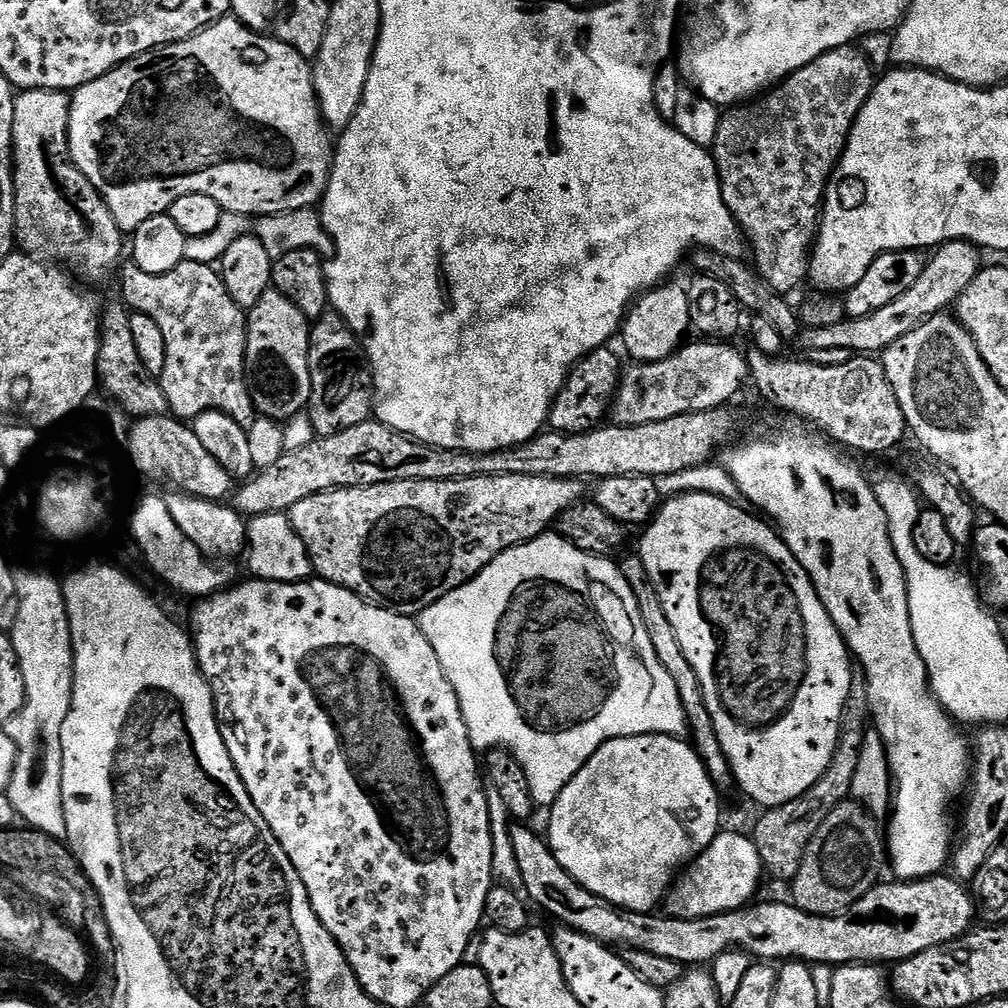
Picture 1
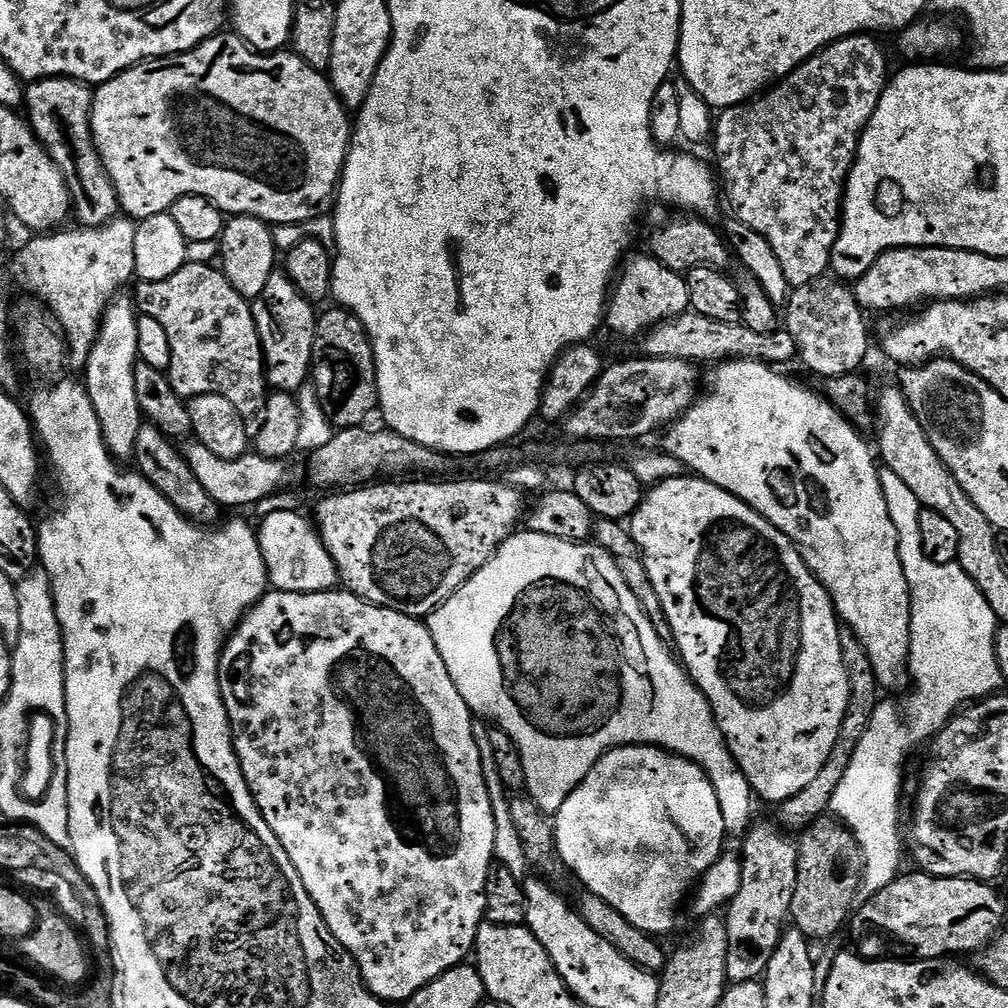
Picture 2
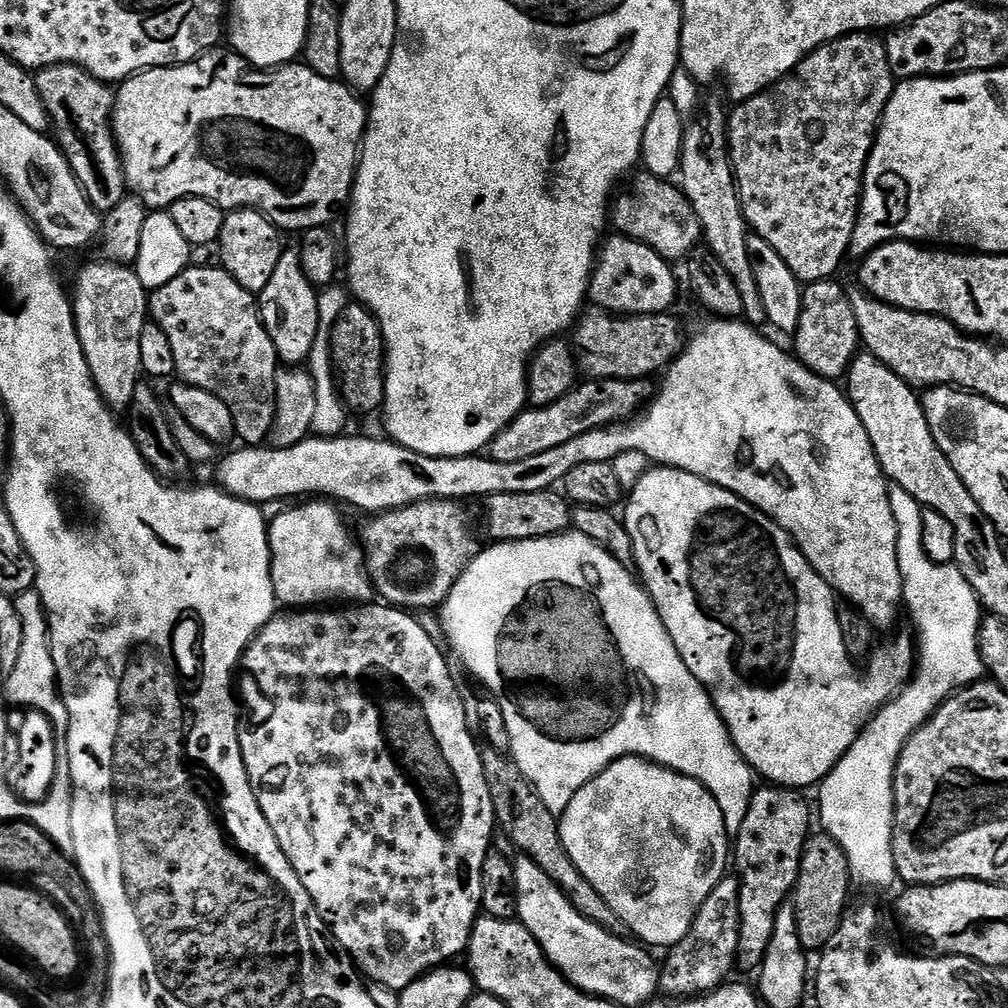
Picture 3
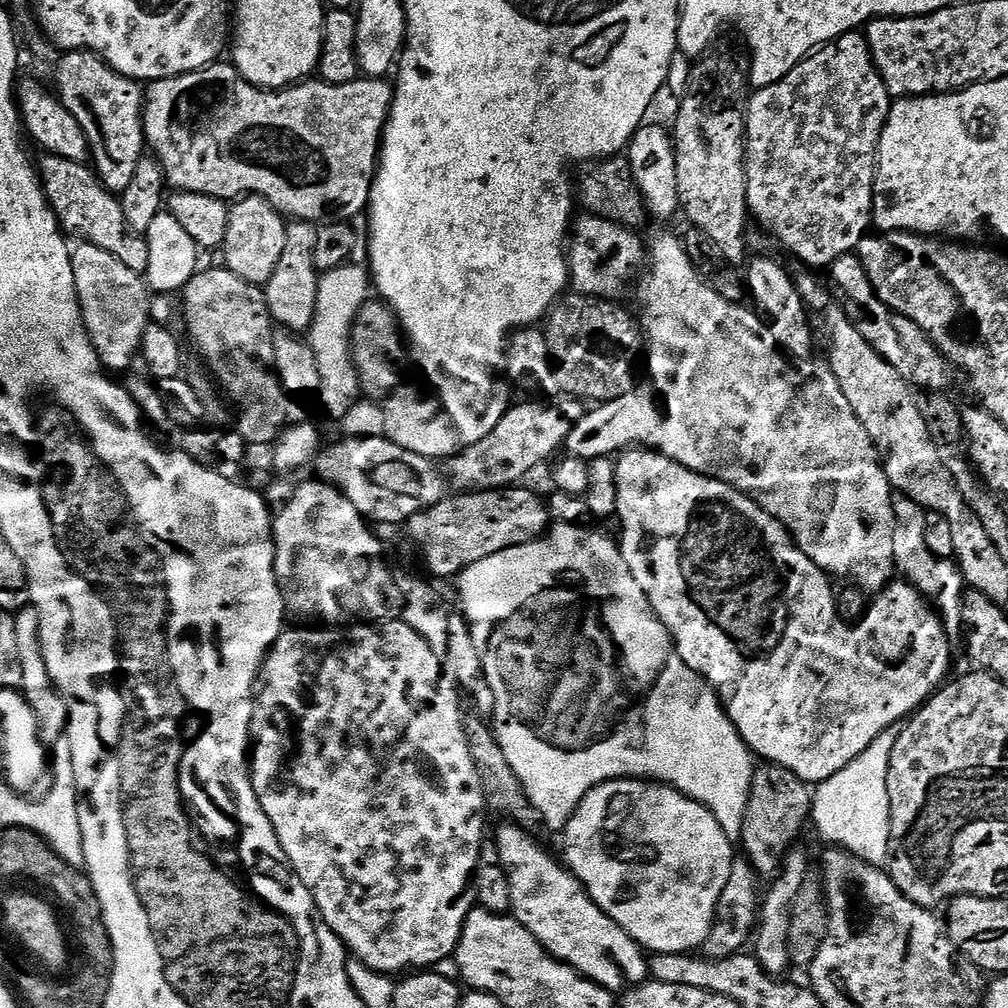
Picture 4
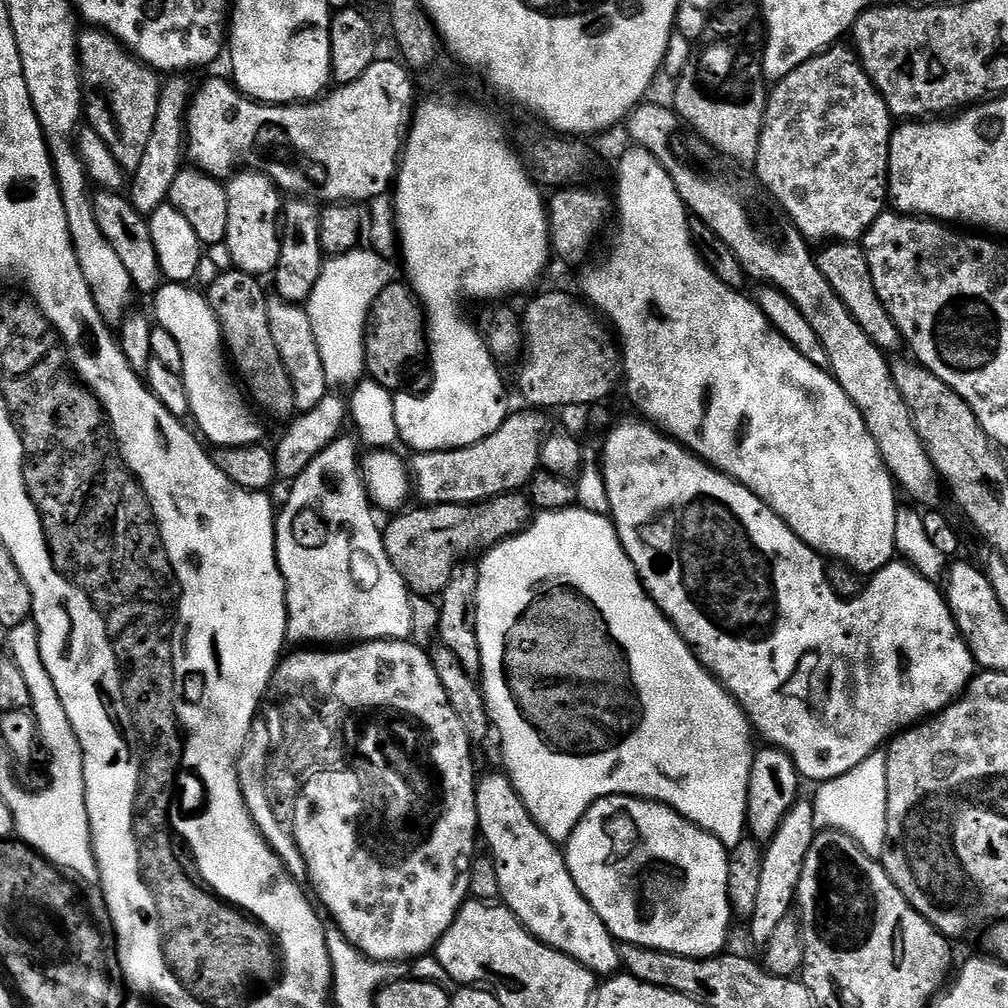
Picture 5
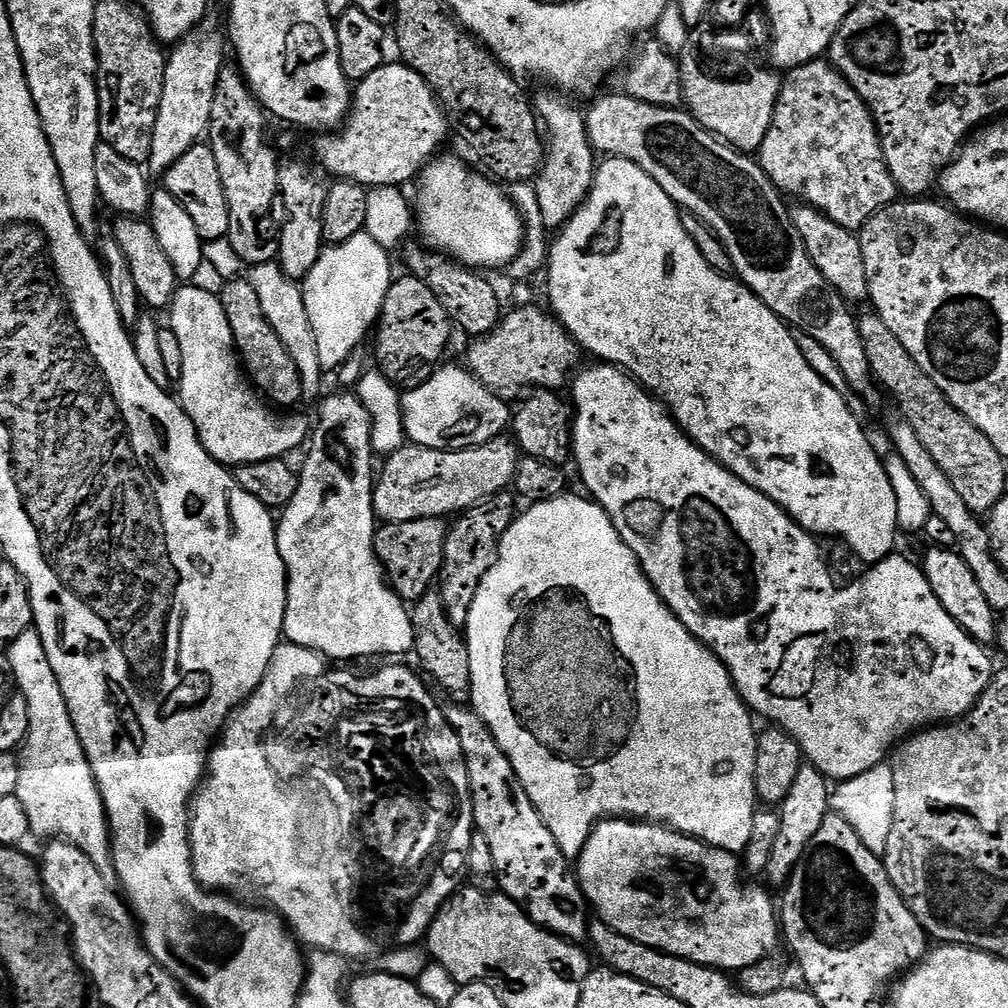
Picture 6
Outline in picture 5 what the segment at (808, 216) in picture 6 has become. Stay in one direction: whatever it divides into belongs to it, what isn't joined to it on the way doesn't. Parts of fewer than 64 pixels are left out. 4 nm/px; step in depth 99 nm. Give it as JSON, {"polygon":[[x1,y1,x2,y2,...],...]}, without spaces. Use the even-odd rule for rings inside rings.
{"polygon":[[828,242,821,248,824,249,821,252,817,251,814,256,818,270,822,270,826,282,830,282,834,294,838,294,838,298,842,298,842,302,846,306,846,310,850,310,854,322,858,322,858,326,862,326,862,330,866,330,870,342,877,344,880,351,885,354,891,354,896,347,901,347,900,331,897,330,896,323,885,310,883,302,876,296,863,247,856,242]]}

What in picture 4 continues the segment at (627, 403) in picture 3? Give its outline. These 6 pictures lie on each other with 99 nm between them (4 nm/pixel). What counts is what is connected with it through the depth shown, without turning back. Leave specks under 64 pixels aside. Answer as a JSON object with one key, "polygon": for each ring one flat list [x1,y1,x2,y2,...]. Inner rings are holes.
{"polygon":[[528,398,525,404,513,403,502,418,502,422,498,422,498,426,494,426,494,430,490,430,490,434,486,434,482,442,474,442,469,448,463,448,461,452,456,453,447,461,447,475,453,481,456,479,461,484,459,486,461,489,483,490,519,485,523,481,520,480,523,476,530,475,539,464,546,463,559,448,561,451,567,445,570,430,586,415,585,401,575,398,559,398,560,400,552,400,547,404,544,400,536,399,540,398]]}

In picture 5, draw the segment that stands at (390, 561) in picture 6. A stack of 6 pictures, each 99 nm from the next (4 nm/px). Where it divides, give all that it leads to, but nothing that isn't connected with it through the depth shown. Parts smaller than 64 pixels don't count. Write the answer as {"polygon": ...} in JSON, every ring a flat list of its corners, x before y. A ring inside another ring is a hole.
{"polygon":[[523,491,504,492,478,504,434,504,416,506,413,512,392,520,383,529,384,548,394,562,398,574,406,582,409,593,432,596,443,592,450,574,471,548,487,550,517,536,534,519,532,501]]}

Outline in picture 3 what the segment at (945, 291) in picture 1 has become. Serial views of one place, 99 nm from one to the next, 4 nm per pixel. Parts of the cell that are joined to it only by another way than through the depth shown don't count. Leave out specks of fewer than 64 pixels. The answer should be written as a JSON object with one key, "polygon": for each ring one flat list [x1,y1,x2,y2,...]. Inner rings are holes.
{"polygon":[[604,309,591,311,585,311,577,319,570,336,579,371,585,377,593,380,647,379,650,374,667,369,683,352,686,336,680,332,680,324,671,313,615,316]]}

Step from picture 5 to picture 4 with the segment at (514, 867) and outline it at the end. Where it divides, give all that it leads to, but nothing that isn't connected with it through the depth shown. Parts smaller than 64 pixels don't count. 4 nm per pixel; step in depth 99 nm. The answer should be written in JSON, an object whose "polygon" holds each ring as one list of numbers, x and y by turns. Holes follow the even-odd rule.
{"polygon":[[511,822,501,823,497,830,494,843,498,850,498,858,508,875,510,882,510,894,512,895,511,915,517,922,526,926,530,934,534,934,536,941,544,947,551,956,569,964,571,968,588,980,592,980,598,986,607,988,613,994,623,993,625,990,643,984,649,979,650,964,646,959,645,949,641,948,635,940,618,926,609,916,598,907,585,892,579,880,568,871,567,867,559,859,556,860,539,844,537,838,531,832,525,832,517,824]]}

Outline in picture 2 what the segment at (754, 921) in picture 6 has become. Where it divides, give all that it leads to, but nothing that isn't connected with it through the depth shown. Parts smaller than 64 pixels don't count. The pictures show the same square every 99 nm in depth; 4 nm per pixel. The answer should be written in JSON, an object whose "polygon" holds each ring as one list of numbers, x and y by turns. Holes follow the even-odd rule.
{"polygon":[[626,744,623,748,611,748,610,751,598,761,586,774,586,778,568,795,566,802,554,814,554,827,556,830,556,855,564,863,565,868,573,877,584,883,583,887,594,893,598,898,610,902,622,918,626,918,638,930,647,932,653,938,664,938,664,935,676,924,676,911,684,899,689,899,690,893,700,883,700,877,725,851,726,833,724,831,724,819,722,818,722,806,718,806,718,794,714,794,714,786,708,775,704,773,693,760,687,760,685,756,675,756,672,752,665,752,651,744]]}

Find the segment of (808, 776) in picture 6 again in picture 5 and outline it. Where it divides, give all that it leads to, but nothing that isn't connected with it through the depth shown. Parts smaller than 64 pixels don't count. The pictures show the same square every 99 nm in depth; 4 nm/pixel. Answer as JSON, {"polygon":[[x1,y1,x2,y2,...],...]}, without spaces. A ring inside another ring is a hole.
{"polygon":[[801,798,797,800,796,805,790,810,790,814,786,814,786,818,782,818,782,826,778,826,774,838,767,841,762,860,762,878,758,878,758,899,755,902,754,910,750,917,750,923,752,923,752,940,754,943,760,944,760,946,767,946,770,938,774,938,774,929,777,928,778,922,782,922,782,918,793,911,796,903,798,882,802,878,802,866,806,862,806,854,814,842,817,831,817,805,813,801,811,804,807,798]]}

